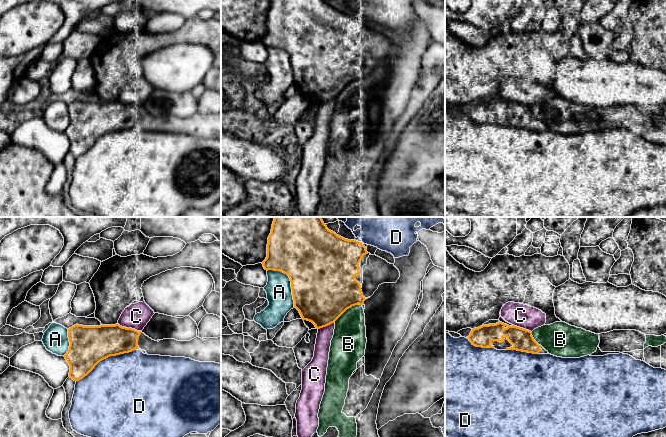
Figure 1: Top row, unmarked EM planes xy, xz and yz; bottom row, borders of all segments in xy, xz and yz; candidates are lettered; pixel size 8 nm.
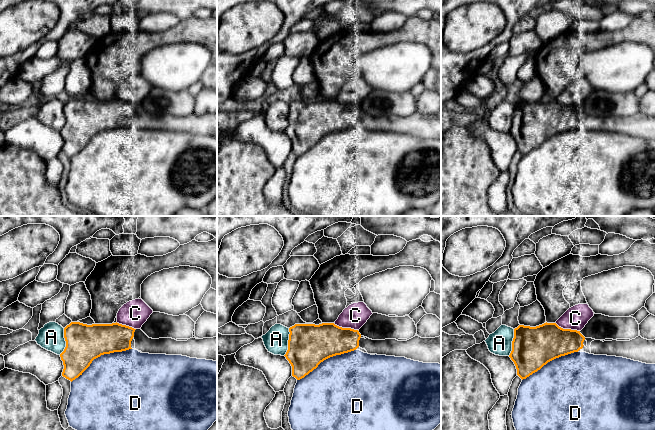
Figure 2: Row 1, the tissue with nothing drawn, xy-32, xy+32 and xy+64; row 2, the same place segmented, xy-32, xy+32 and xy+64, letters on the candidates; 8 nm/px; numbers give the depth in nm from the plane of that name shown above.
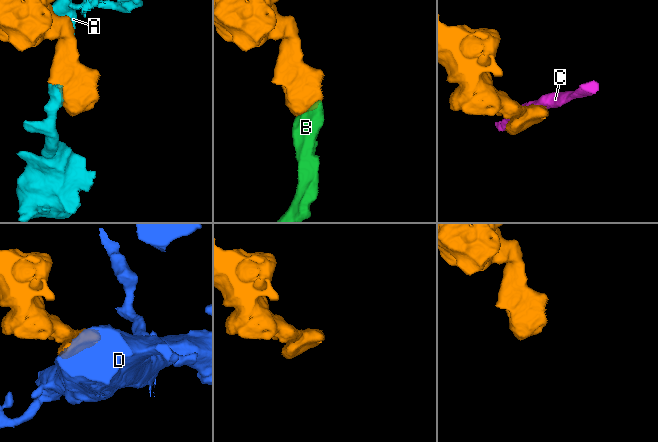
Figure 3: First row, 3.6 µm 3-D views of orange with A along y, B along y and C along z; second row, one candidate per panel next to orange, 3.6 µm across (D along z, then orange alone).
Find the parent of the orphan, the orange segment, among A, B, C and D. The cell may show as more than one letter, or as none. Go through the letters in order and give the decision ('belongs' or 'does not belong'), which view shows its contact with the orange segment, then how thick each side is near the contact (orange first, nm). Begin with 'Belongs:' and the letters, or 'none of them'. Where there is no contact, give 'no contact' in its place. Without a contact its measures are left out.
Belongs: none of them
A: does not belong; meets orange in xz; 500 nm thick on the orange side, 200 nm on the other
B: does not belong; meets orange in xz; 500 nm thick on the orange side, 260 nm on the other
C: does not belong; meets orange in xy; 260 nm thick on the orange side, 200 nm on the other
D: does not belong; meets orange in xy; 320 nm thick on the orange side, 480 nm on the other

